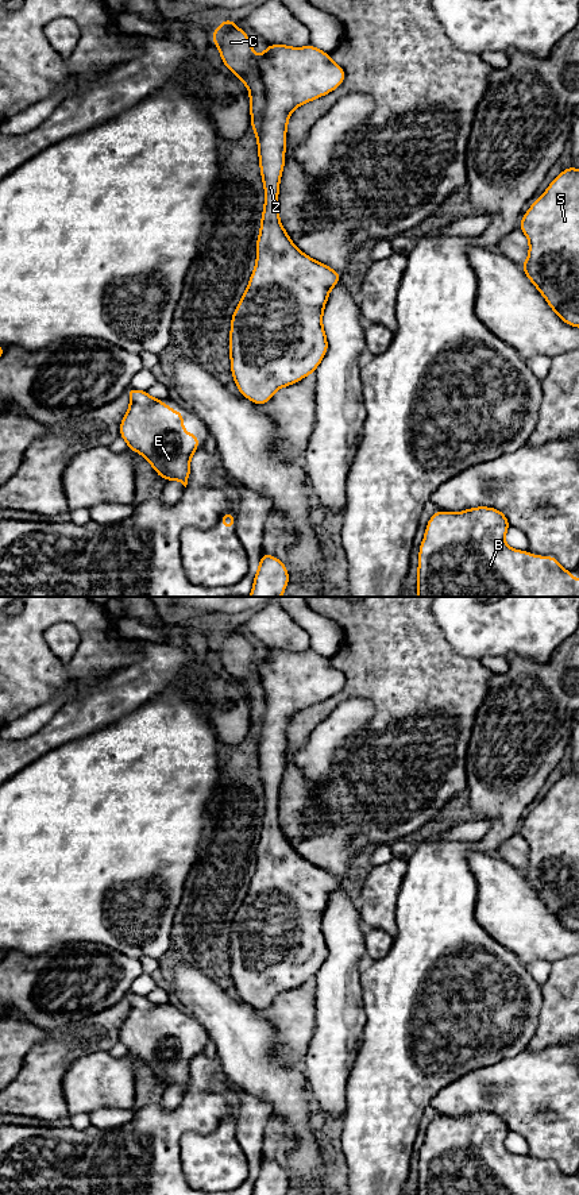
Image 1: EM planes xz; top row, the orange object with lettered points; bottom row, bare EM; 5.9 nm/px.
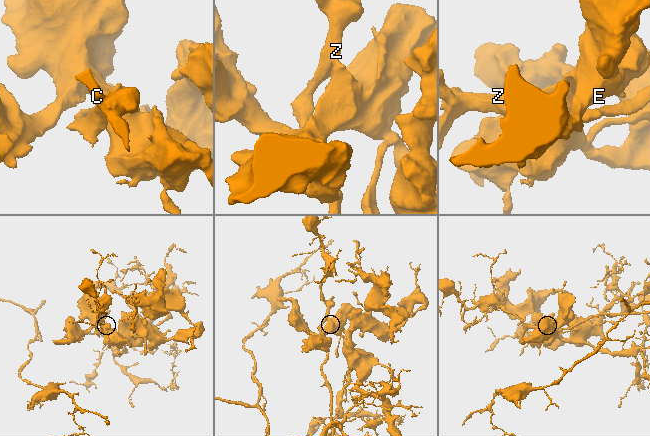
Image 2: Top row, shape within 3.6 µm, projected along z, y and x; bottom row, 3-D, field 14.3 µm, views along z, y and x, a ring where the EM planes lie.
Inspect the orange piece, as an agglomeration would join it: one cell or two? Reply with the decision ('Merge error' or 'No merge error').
Merge error

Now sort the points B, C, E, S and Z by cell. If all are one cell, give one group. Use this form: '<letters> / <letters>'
B E S Z / C

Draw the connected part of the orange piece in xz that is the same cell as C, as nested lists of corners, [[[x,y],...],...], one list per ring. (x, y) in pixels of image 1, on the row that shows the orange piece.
[[[232,18],[225,19],[213,32],[212,41],[220,51],[225,65],[236,78],[240,78],[251,92],[250,112],[251,127],[259,142],[260,127],[265,115],[265,84],[256,66],[256,58],[248,35],[235,26]]]

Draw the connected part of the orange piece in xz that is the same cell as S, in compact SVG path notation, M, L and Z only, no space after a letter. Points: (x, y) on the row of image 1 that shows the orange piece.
M564 169L525 212L518 227L529 239L528 261L521 269L552 311L566 324L579 328L579 169Z

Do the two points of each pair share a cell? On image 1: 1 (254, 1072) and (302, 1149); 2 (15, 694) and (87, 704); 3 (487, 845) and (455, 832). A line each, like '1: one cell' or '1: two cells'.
1: one cell
2: two cells
3: two cells

